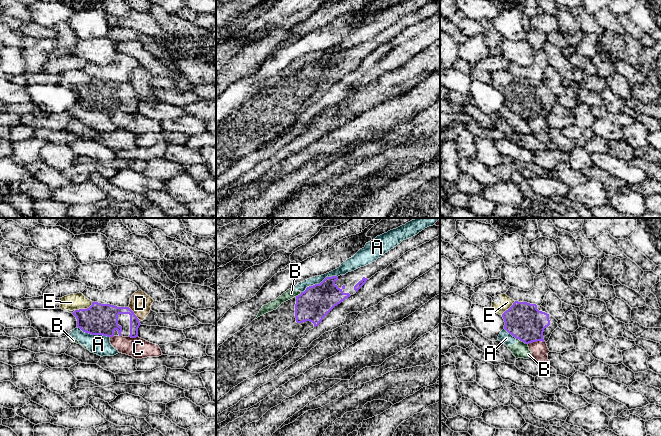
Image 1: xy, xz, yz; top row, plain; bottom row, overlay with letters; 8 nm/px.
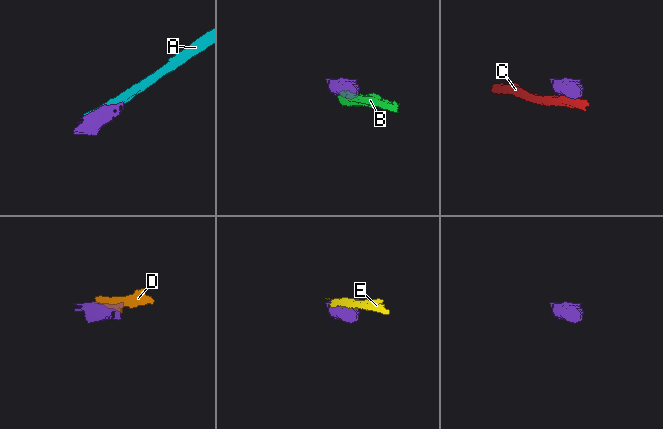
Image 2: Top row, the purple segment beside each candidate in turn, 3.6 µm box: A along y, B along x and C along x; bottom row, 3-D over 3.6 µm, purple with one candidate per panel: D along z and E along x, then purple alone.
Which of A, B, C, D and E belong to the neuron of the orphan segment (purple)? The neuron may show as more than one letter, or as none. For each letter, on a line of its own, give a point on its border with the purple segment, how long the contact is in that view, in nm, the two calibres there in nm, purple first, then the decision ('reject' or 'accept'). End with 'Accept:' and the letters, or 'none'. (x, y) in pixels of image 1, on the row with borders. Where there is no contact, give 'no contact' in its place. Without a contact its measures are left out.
A: contact xz (320, 283); length 320 nm; calibres 260 and 90 nm; reject
B: contact yz (522, 341); length 110 nm; calibres 300 and 130 nm; reject
C: contact yz (536, 341); length 140 nm; calibres 300 and 140 nm; reject
D: contact xy (133, 313); length 140 nm; calibres 240 and 180 nm; reject
E: contact xy (84, 309); length 160 nm; calibres 260 and 130 nm; reject
Accept: none

